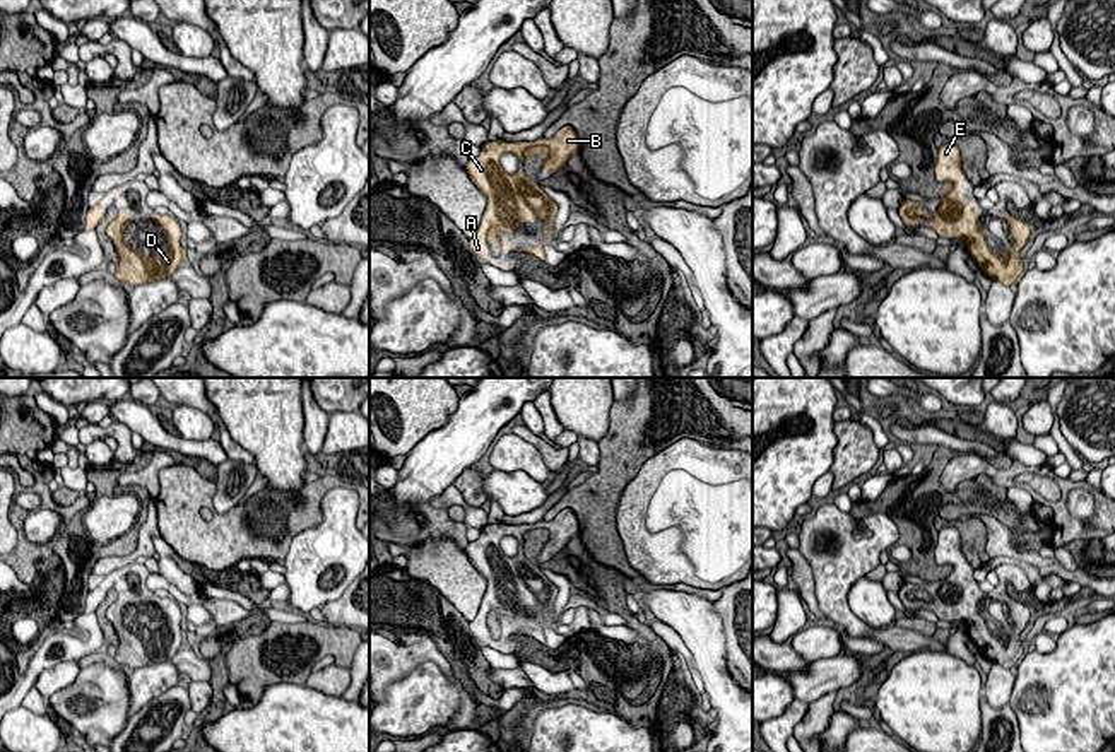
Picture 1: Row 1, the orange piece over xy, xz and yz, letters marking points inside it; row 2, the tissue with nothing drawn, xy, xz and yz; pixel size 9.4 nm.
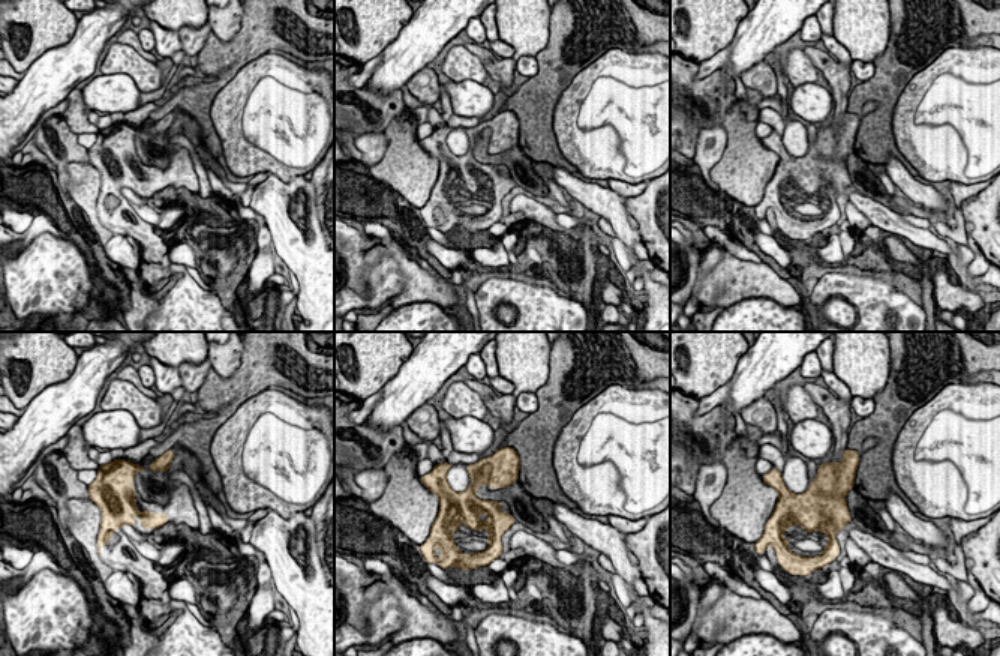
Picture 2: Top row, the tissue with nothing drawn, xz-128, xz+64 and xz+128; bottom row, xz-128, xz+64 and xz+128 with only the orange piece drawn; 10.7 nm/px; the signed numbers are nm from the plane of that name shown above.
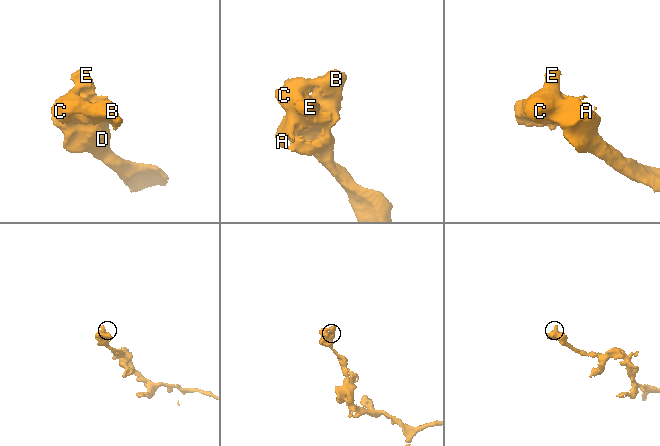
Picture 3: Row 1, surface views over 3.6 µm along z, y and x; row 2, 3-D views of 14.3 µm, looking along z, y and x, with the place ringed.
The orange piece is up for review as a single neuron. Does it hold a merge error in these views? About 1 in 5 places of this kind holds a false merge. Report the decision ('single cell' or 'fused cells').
single cell

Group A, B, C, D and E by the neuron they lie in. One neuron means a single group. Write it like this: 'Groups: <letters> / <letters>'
Groups: A B C D E

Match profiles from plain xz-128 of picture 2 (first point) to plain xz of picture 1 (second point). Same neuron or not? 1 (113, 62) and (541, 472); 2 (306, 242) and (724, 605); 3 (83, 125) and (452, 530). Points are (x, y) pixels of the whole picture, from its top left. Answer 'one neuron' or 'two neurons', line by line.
1: one neuron
2: two neurons
3: two neurons

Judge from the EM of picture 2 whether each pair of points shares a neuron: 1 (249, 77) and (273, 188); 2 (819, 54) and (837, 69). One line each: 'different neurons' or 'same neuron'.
1: different neurons
2: same neuron

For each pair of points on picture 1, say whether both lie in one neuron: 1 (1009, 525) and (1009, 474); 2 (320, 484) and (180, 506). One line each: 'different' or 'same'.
1: different
2: same

